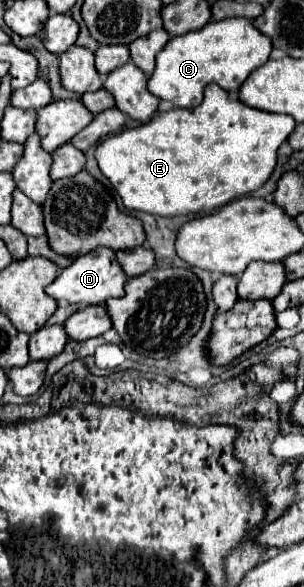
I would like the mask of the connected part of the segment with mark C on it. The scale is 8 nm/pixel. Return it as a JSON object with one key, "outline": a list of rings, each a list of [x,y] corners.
{"outline":[[[233,17],[233,19],[225,19],[225,21],[211,21],[207,23],[203,29],[197,31],[189,31],[185,35],[173,37],[157,55],[157,67],[153,71],[153,75],[149,77],[149,91],[153,95],[157,95],[159,99],[167,99],[173,101],[177,107],[185,107],[191,109],[195,105],[201,103],[203,99],[203,89],[207,83],[217,83],[219,87],[227,89],[227,91],[237,91],[241,87],[241,83],[249,77],[249,73],[257,67],[261,67],[269,55],[273,51],[271,39],[265,37],[265,33],[257,31],[257,27],[245,19],[245,17]]]}

